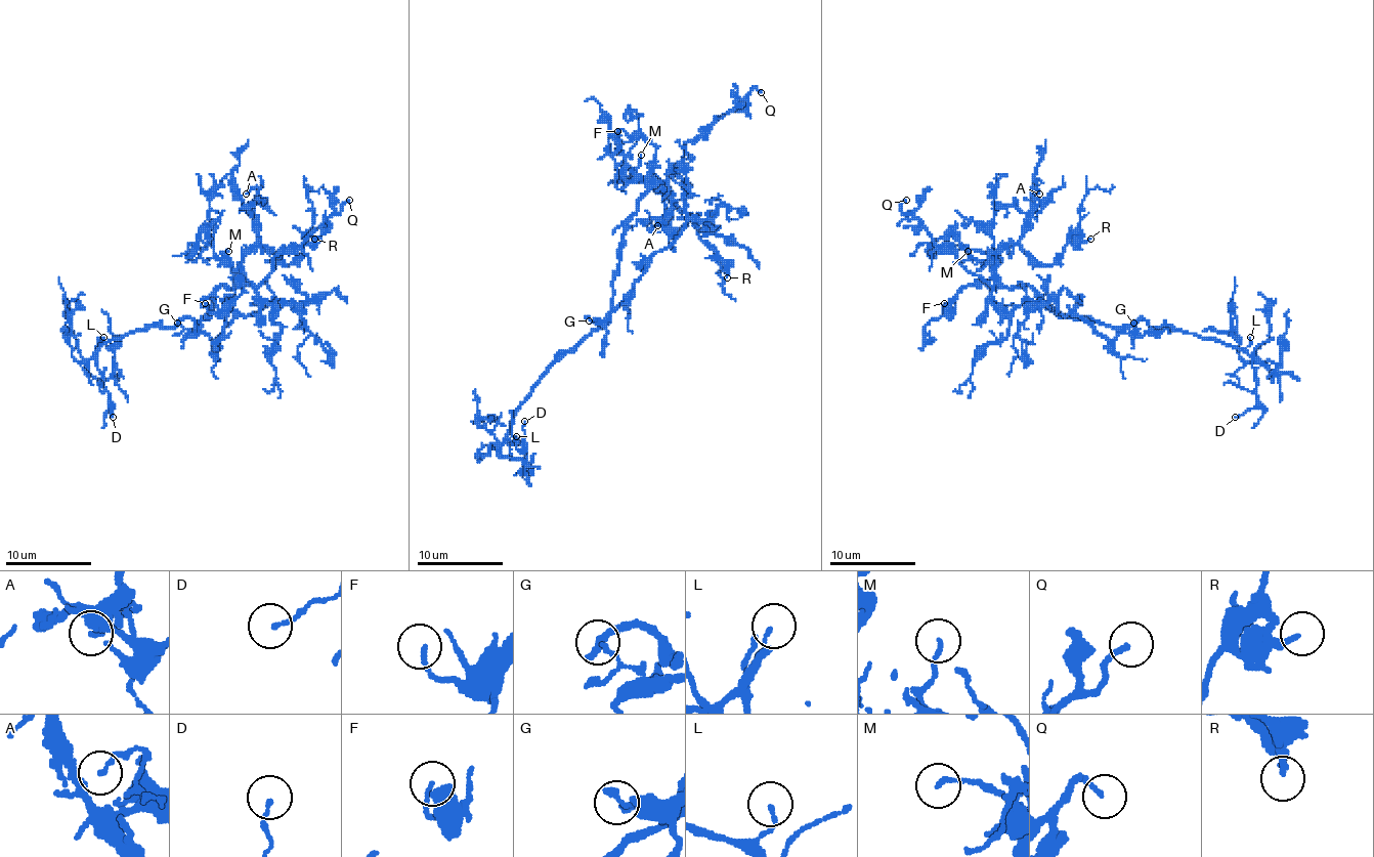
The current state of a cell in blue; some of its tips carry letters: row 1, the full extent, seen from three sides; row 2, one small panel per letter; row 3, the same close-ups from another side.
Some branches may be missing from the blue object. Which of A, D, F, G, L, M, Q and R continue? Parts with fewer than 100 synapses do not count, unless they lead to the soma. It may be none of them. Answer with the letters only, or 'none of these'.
Q

